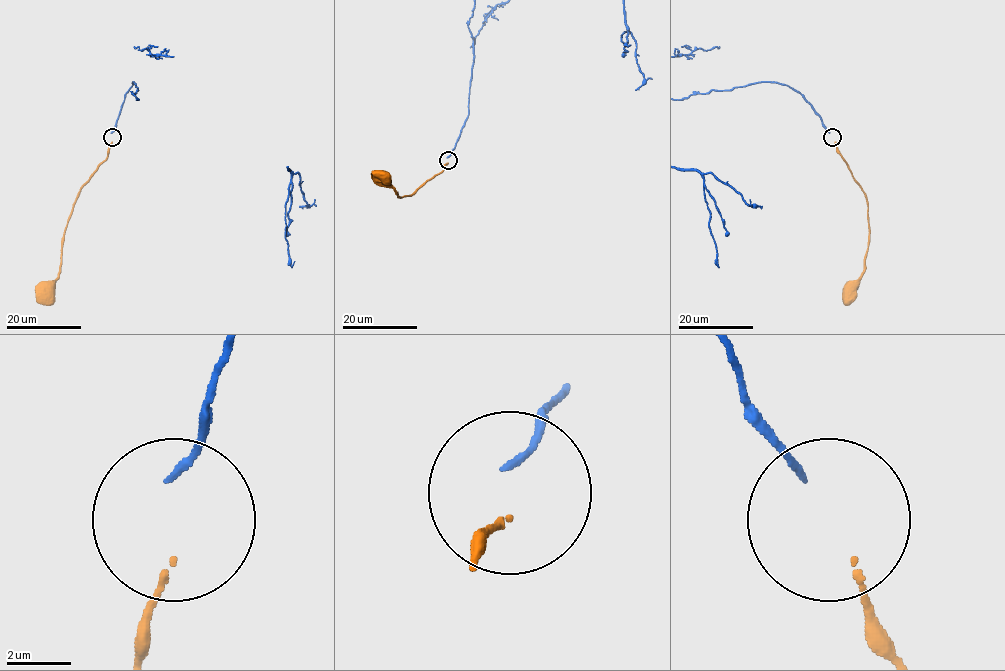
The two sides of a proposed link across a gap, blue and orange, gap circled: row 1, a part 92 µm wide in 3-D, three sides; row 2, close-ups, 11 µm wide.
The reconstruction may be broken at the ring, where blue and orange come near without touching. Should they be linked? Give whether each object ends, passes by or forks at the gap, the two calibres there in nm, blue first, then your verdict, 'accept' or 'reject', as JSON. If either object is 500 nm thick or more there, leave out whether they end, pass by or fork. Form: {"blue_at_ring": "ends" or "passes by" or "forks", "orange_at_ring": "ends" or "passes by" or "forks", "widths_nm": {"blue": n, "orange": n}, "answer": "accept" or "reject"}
{"blue_at_ring": "ends", "orange_at_ring": "ends", "widths_nm": {"blue": 240, "orange": 180}, "answer": "reject"}

